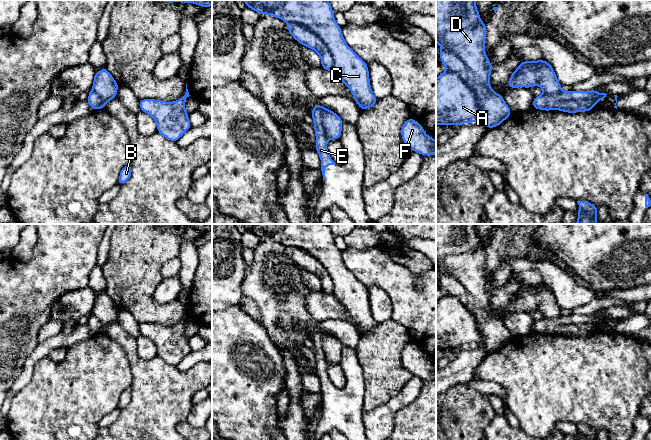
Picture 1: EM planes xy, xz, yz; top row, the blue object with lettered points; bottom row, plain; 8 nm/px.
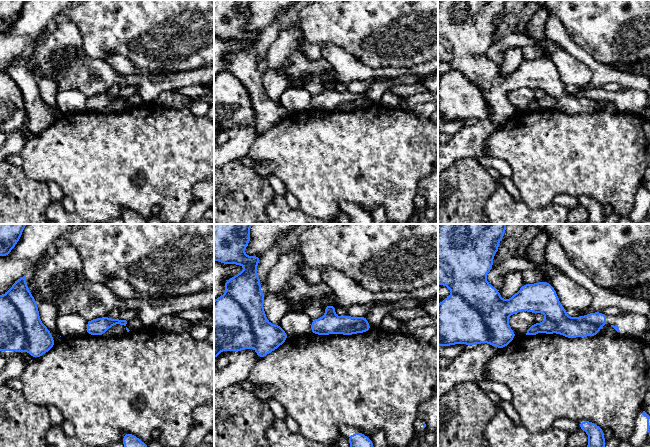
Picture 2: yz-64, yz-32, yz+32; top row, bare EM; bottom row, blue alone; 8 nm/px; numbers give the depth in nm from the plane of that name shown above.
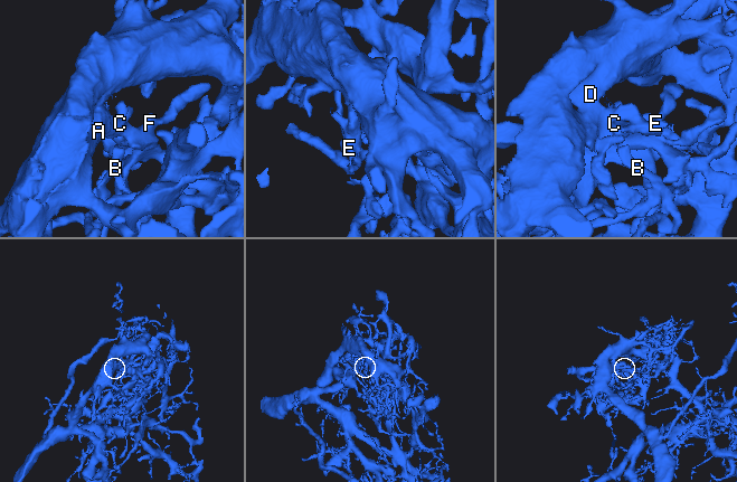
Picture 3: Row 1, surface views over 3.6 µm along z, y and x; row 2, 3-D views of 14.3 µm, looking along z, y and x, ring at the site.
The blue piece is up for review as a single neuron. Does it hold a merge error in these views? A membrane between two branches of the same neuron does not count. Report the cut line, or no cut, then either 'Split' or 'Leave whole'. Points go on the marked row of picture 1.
Split along yz (596, 102), (592, 99), (561, 99), (554, 108). Split

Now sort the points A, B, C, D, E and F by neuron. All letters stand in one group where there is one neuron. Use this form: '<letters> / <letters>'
A B C D F / E

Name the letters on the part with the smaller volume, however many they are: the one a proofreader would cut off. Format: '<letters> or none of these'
E

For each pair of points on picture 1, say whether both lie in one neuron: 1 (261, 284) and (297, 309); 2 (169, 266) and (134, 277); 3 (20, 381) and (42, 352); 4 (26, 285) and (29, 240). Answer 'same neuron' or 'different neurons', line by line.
1: same neuron
2: different neurons
3: same neuron
4: different neurons

